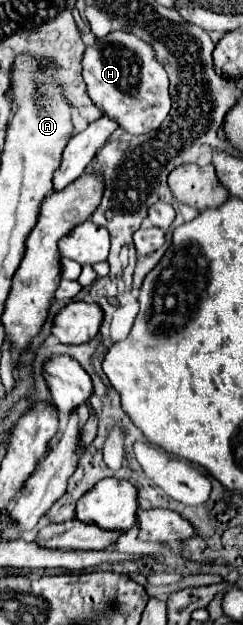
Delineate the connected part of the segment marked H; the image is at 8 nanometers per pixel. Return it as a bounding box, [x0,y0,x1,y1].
[83,32,171,134]

